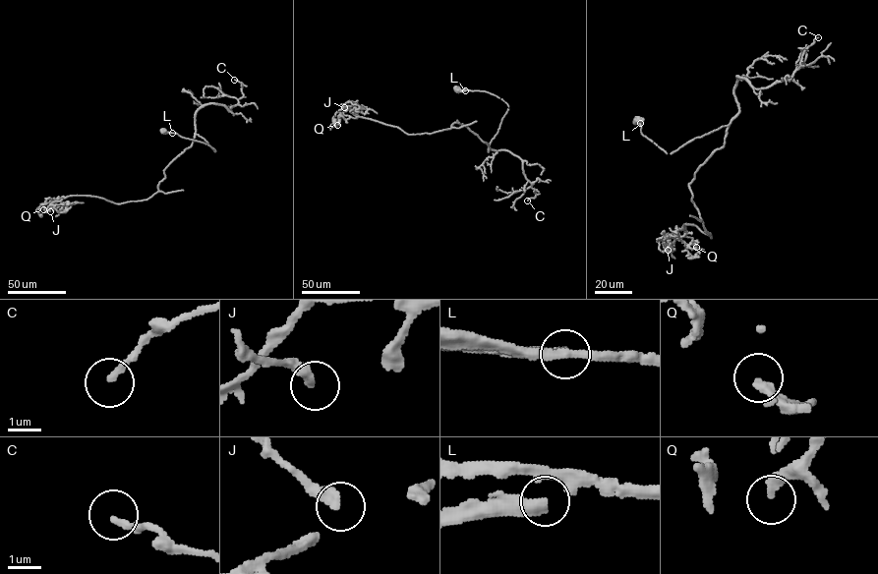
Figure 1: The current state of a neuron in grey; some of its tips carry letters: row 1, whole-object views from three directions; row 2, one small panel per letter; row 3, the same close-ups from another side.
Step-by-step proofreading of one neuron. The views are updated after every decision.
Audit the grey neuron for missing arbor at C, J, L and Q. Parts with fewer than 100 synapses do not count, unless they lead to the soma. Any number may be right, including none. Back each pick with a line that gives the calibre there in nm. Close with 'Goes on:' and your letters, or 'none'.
Goes on: none

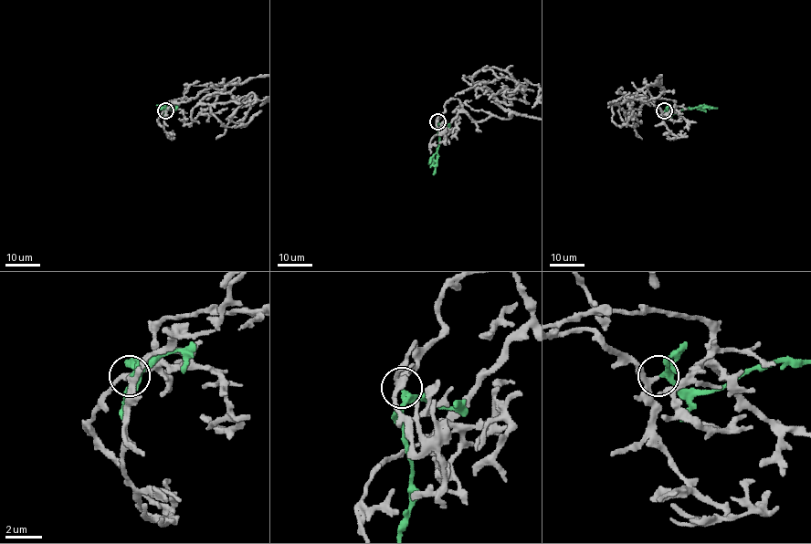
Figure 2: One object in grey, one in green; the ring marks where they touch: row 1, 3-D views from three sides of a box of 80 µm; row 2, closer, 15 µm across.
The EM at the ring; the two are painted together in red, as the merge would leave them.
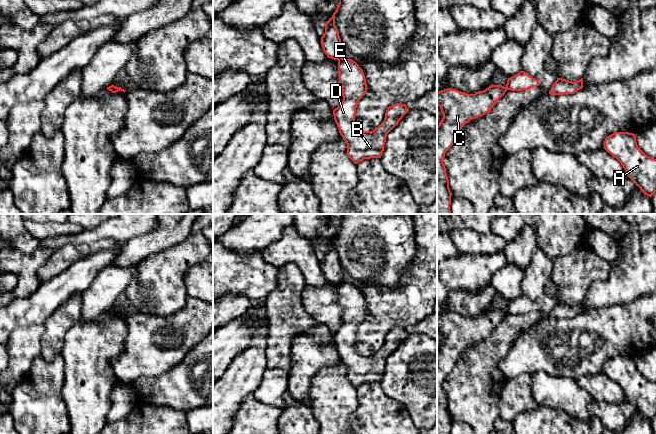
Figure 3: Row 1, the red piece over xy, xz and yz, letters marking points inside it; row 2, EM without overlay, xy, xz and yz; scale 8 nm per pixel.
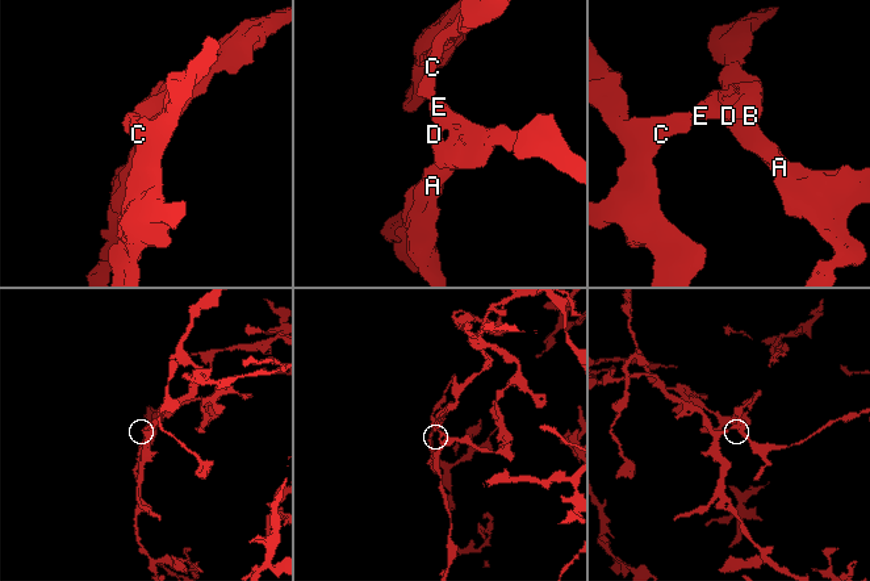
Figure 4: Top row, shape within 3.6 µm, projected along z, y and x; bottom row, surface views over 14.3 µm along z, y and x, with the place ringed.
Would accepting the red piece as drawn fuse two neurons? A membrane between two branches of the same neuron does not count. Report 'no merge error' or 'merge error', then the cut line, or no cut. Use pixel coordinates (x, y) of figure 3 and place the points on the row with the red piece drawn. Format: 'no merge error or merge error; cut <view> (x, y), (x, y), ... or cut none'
merge error; cut xz (341, 57), (338, 60)

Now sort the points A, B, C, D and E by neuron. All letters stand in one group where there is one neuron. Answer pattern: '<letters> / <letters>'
A B D E / C

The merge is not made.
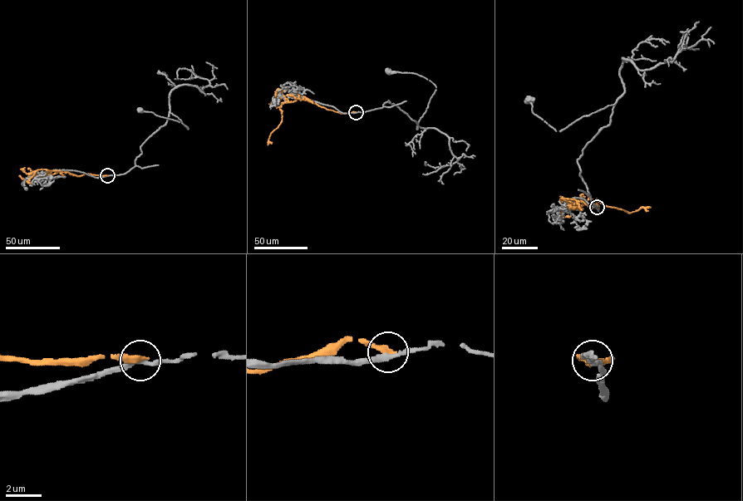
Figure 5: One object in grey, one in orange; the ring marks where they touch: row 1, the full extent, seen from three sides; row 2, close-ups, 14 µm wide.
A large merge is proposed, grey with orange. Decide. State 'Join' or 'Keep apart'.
Keep apart

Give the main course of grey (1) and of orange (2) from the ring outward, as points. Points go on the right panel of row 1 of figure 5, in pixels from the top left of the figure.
1: (597, 207), (581, 177), (577, 160), (585, 145), (610, 124), (615, 103), (556, 131), (533, 112), (530, 100)
2: (597, 207), (575, 199), (580, 208), (592, 198), (630, 212), (643, 208), (646, 211)

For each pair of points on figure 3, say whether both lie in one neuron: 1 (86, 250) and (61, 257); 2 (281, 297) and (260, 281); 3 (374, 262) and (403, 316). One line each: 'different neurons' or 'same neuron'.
1: same neuron
2: different neurons
3: different neurons

